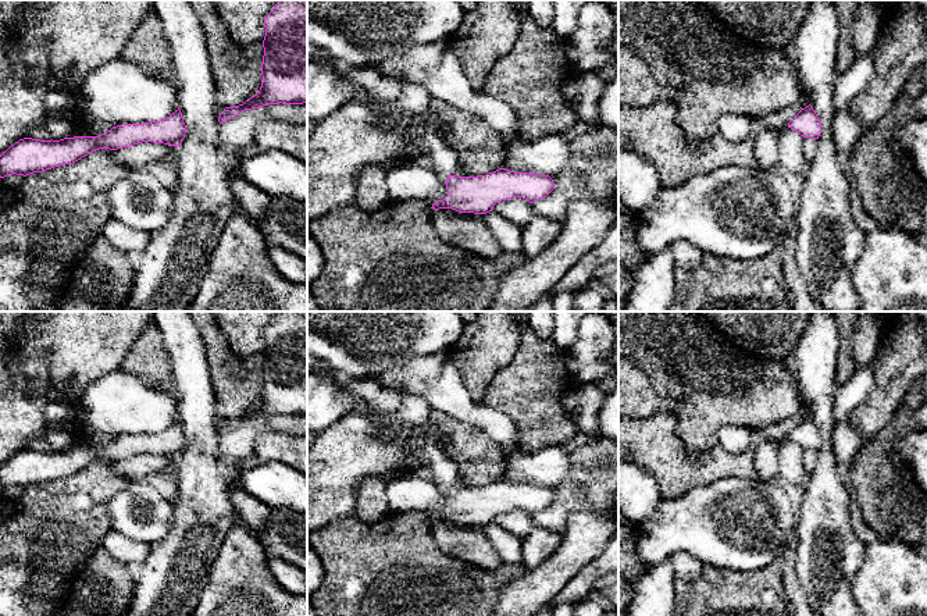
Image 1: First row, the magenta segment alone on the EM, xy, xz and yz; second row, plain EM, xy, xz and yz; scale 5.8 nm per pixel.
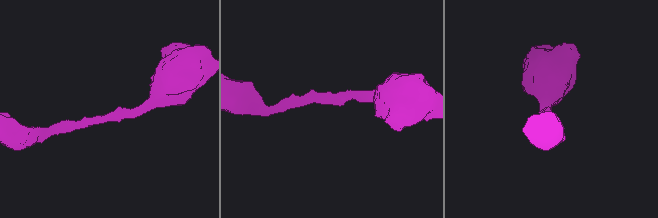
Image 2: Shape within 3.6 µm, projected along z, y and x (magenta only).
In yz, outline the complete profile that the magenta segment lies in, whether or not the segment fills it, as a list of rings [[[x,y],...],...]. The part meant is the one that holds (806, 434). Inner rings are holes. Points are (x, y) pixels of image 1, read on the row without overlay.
[[[809,416],[802,420],[789,434],[788,439],[796,442],[803,449],[813,449],[819,451],[821,445],[821,435],[820,431]]]

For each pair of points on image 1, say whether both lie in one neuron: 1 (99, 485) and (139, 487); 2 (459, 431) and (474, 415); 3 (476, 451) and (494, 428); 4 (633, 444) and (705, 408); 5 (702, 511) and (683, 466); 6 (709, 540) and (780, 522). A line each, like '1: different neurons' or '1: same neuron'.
1: different neurons
2: different neurons
3: different neurons
4: different neurons
5: different neurons
6: same neuron

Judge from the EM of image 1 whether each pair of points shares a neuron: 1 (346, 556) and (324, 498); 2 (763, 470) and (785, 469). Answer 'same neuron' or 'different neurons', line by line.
1: different neurons
2: different neurons

